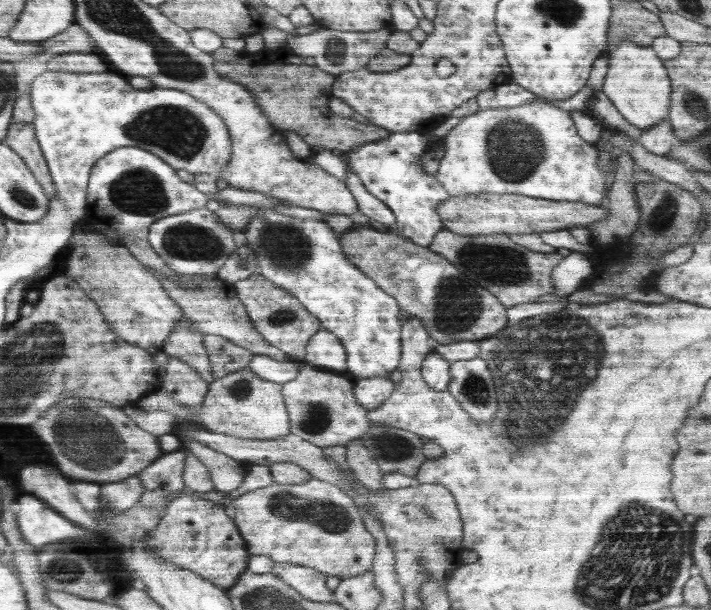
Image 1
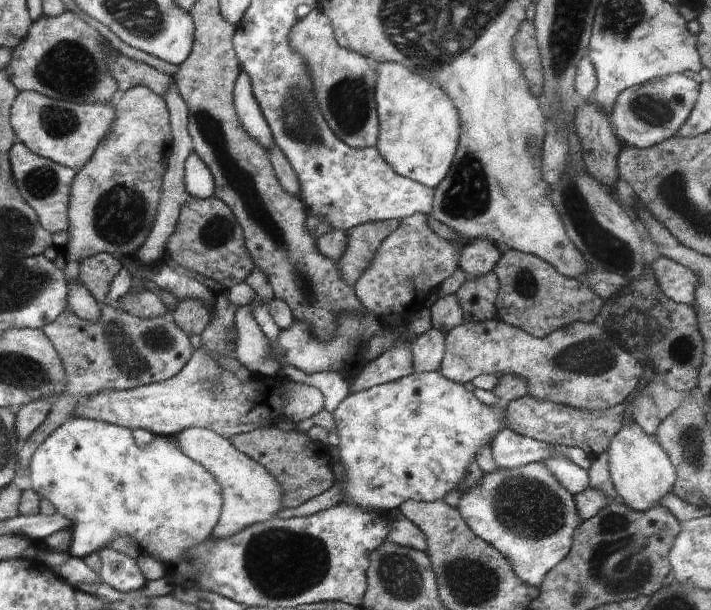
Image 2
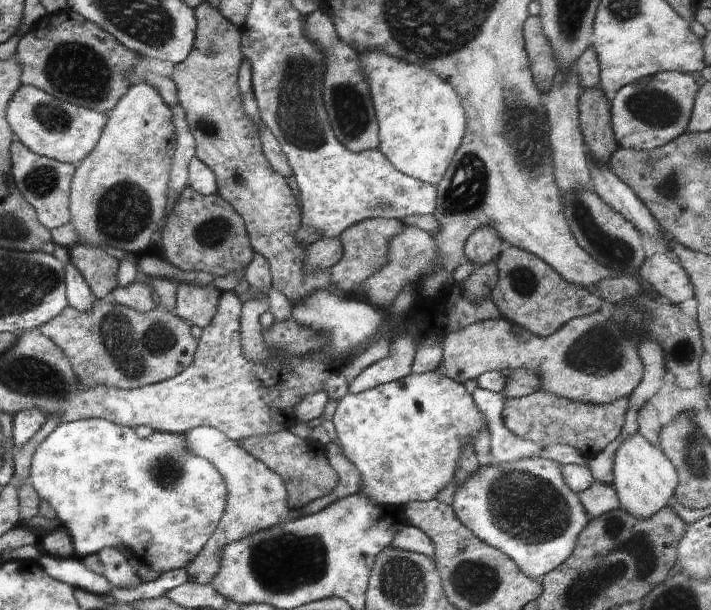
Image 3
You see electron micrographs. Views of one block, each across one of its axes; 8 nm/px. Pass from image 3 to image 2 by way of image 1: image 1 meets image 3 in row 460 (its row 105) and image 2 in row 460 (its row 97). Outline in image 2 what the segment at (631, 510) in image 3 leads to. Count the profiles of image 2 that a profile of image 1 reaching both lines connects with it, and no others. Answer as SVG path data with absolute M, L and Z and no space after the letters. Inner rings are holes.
M636 423L624 425L614 434L606 450L609 476L618 501L636 511L646 511L660 500L676 481L674 466L662 446Z

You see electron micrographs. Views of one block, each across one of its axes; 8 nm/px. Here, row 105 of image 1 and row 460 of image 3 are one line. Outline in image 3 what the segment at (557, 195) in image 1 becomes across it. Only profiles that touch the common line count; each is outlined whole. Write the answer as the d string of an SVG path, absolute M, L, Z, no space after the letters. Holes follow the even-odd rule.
M522 458L514 462L504 464L490 464L490 466L479 466L478 472L472 474L454 494L452 500L452 510L454 516L462 521L462 524L472 531L472 534L486 542L488 546L493 546L503 552L516 562L516 566L528 578L539 580L546 573L558 568L570 554L572 554L578 534L586 528L590 520L594 520L590 514L584 512L584 506L580 502L580 494L574 492L560 470L556 460L550 458Z

